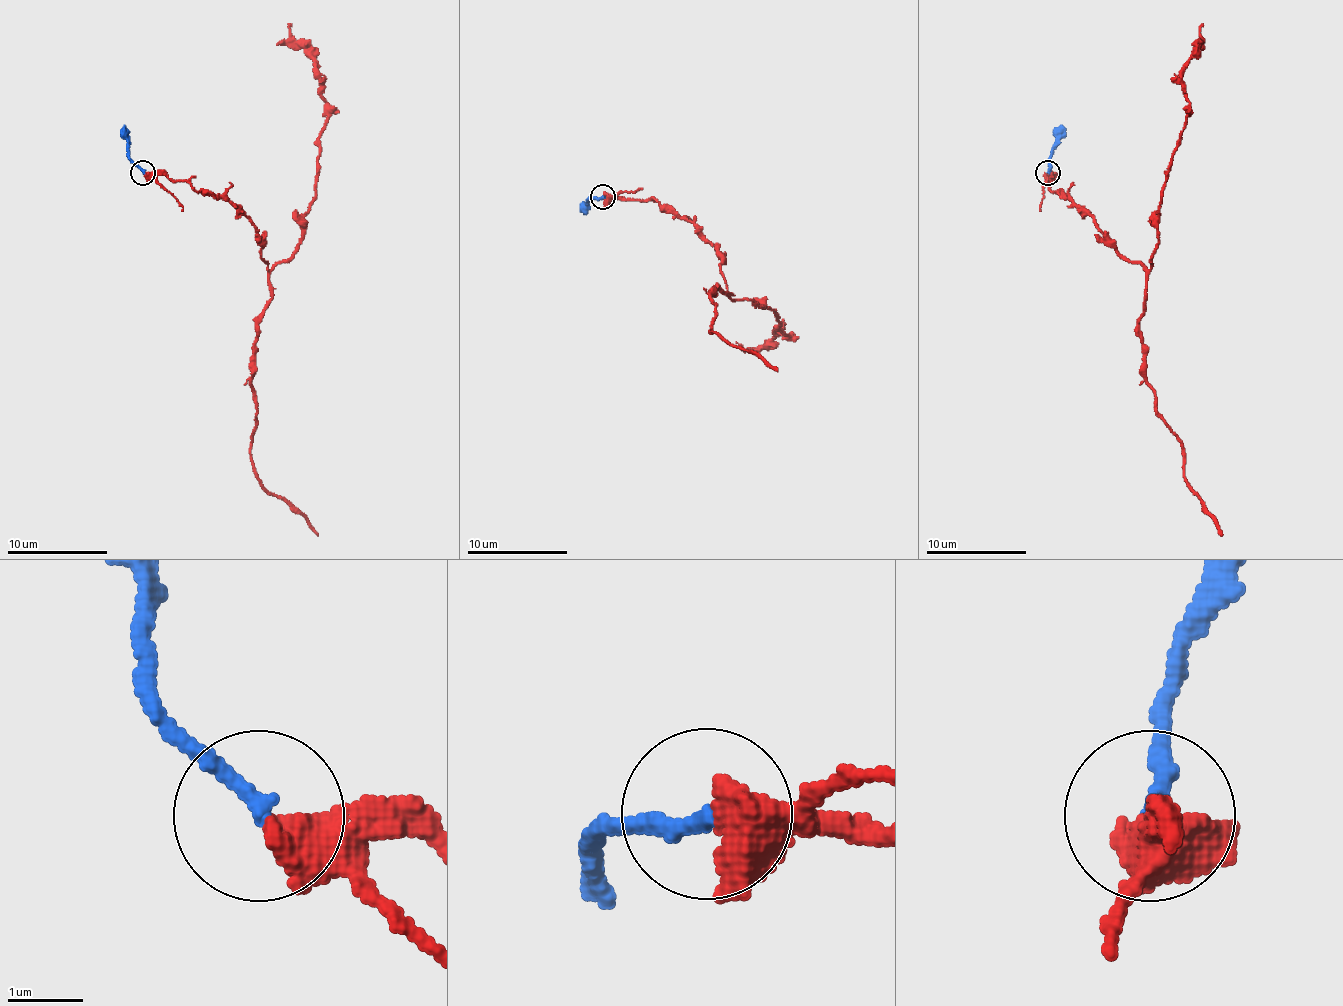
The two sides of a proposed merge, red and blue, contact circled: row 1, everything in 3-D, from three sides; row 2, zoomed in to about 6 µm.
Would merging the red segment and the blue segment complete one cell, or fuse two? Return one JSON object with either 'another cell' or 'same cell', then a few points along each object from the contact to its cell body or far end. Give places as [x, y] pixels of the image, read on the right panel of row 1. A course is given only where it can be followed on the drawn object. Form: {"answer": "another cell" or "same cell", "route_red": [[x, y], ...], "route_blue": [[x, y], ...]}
{"answer": "same cell", "route_red": [[1049, 171], [1051, 189], [1146, 274], [1138, 321], [1143, 376], [1156, 414], [1181, 444], [1183, 479], [1221, 536]], "route_blue": [[1049, 171], [1061, 124]]}

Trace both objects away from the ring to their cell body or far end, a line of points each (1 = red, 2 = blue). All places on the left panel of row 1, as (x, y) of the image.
1: (145, 171), (185, 179), (227, 199), (254, 226), (269, 274), (269, 304), (254, 344), (252, 471), (317, 536)
2: (142, 171), (130, 156), (125, 124)

